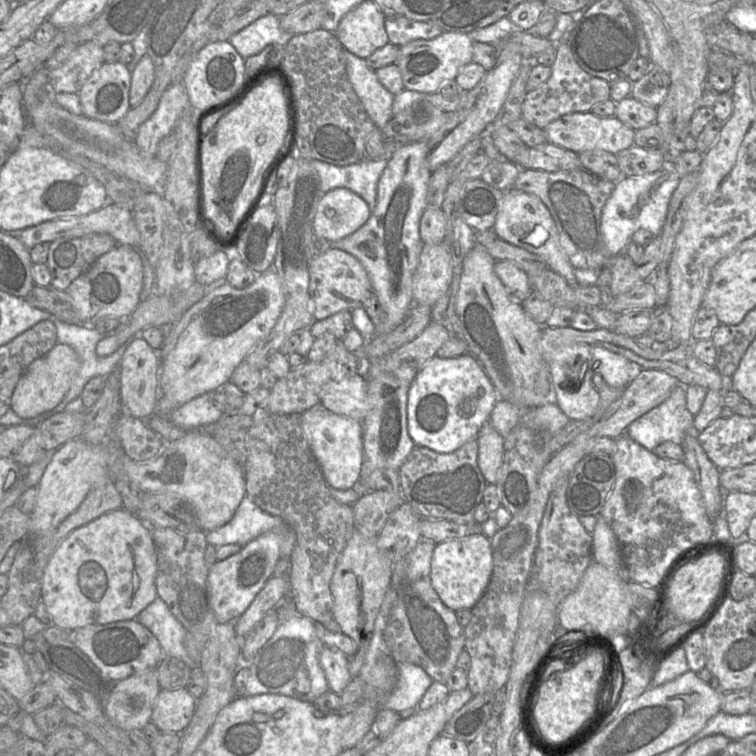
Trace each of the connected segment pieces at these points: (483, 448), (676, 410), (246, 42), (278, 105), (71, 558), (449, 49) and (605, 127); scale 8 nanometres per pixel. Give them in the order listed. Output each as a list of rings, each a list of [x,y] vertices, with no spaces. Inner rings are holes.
[[[490,420],[483,424],[478,435],[478,466],[487,484],[496,483],[501,469],[504,454],[504,437],[502,437],[491,425]]]
[[[678,385],[665,401],[633,421],[625,433],[652,452],[665,441],[682,445],[686,434],[696,433],[693,418],[686,406],[686,387]]]
[[[267,13],[231,36],[229,42],[246,60],[270,44],[286,45],[292,36],[281,28],[280,16]]]
[[[266,79],[243,102],[227,112],[204,137],[201,145],[200,213],[218,241],[232,236],[255,197],[262,173],[283,144],[287,111],[280,80]]]
[[[117,508],[75,529],[59,544],[44,572],[42,602],[52,616],[53,625],[67,631],[137,619],[158,596],[157,573],[158,559],[151,527],[127,509]]]
[[[446,31],[440,36],[425,40],[418,39],[401,46],[398,58],[395,62],[400,68],[404,88],[406,90],[413,90],[422,93],[434,93],[446,82],[455,80],[461,68],[470,62],[473,57],[473,40],[467,33],[457,33]]]
[[[588,112],[566,114],[549,123],[544,131],[549,143],[581,153],[589,150],[601,150],[612,154],[627,149],[634,144],[635,130],[623,124],[616,116],[599,117]]]

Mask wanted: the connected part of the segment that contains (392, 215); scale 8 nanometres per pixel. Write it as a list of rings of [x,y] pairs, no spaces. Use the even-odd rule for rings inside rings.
[[[426,140],[397,148],[378,181],[376,206],[367,222],[349,236],[329,241],[331,248],[353,255],[366,270],[372,291],[384,313],[384,321],[379,323],[379,334],[389,333],[401,325],[414,304],[412,281],[424,244],[420,238],[420,220],[427,208],[432,175],[428,154],[429,143]]]

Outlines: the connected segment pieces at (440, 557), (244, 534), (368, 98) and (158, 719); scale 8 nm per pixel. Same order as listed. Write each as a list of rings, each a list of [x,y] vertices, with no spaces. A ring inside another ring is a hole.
[[[474,533],[436,544],[431,558],[430,583],[450,610],[472,609],[484,594],[493,571],[490,539]]]
[[[245,495],[234,516],[224,525],[206,532],[207,543],[215,547],[226,544],[246,545],[267,531],[286,532],[288,525],[258,507]]]
[[[343,50],[347,77],[372,122],[379,129],[393,118],[394,95],[378,80],[365,59]]]
[[[161,689],[156,699],[151,723],[161,732],[181,734],[189,726],[198,700],[186,689]]]

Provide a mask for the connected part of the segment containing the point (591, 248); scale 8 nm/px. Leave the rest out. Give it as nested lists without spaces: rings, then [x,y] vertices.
[[[585,169],[563,170],[548,172],[544,170],[521,170],[512,188],[538,196],[547,206],[555,221],[559,235],[560,245],[568,260],[574,268],[580,269],[602,269],[604,267],[611,271],[611,282],[609,285],[611,294],[619,296],[642,285],[645,282],[637,273],[636,263],[626,254],[610,255],[601,231],[601,215],[603,207],[611,196],[616,182],[601,178]]]

